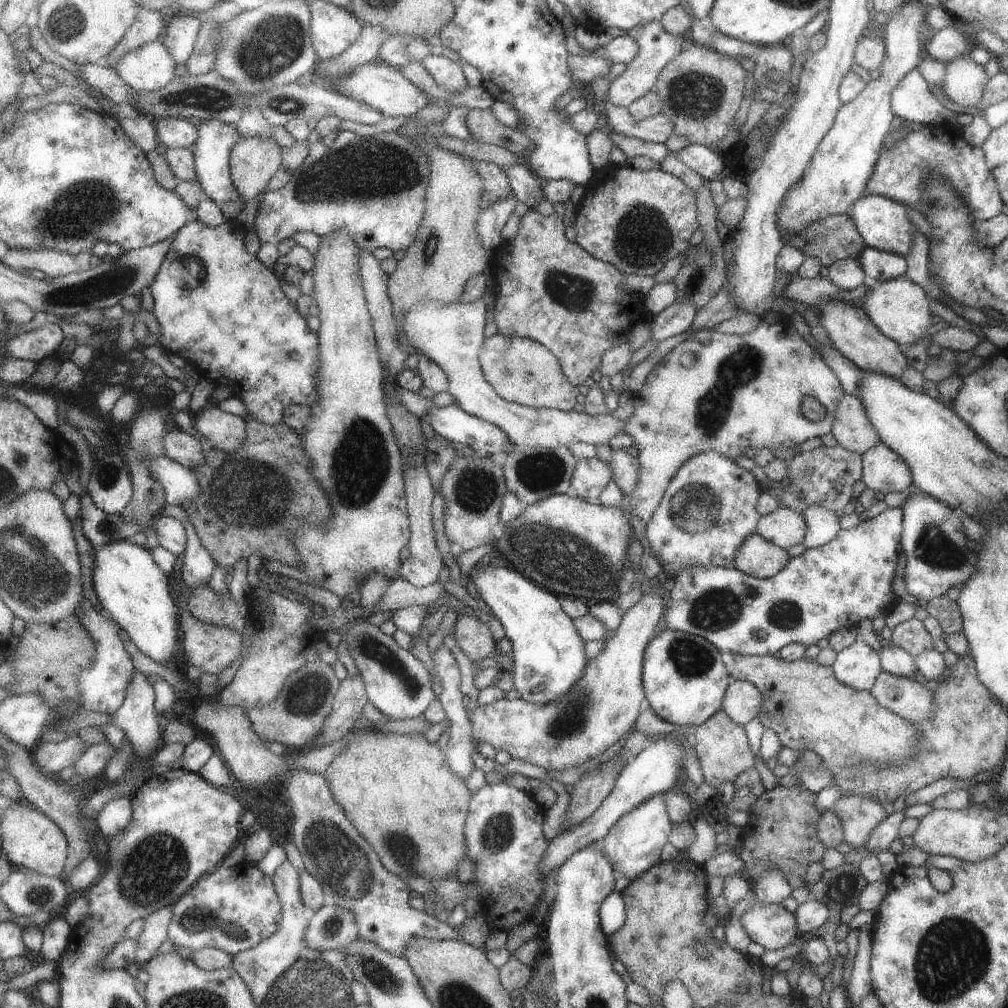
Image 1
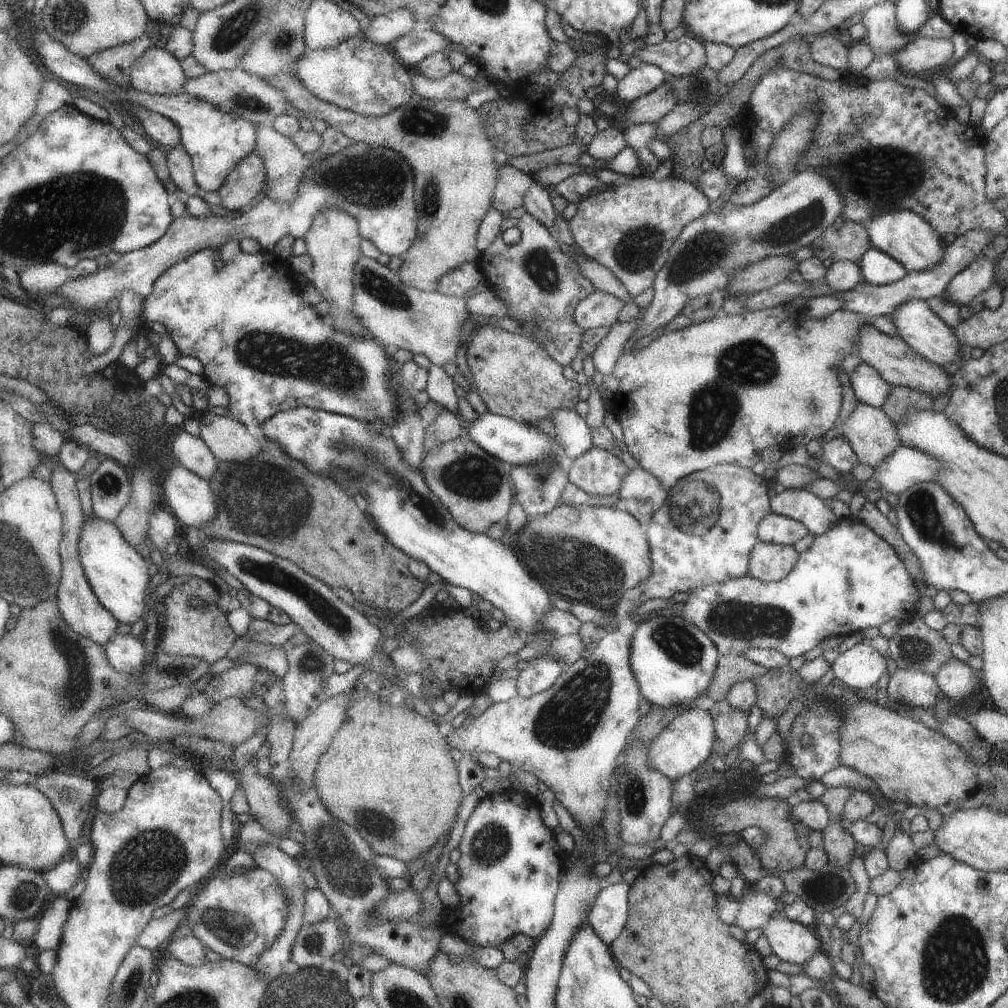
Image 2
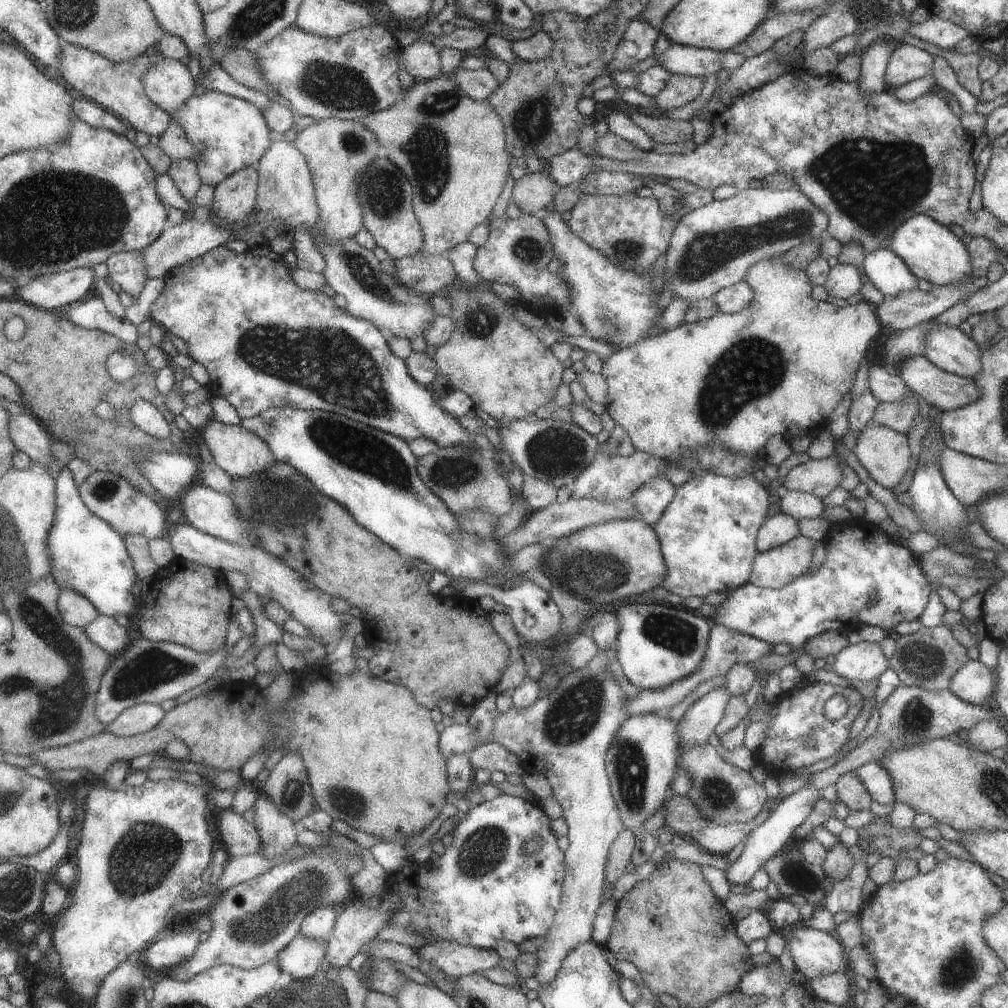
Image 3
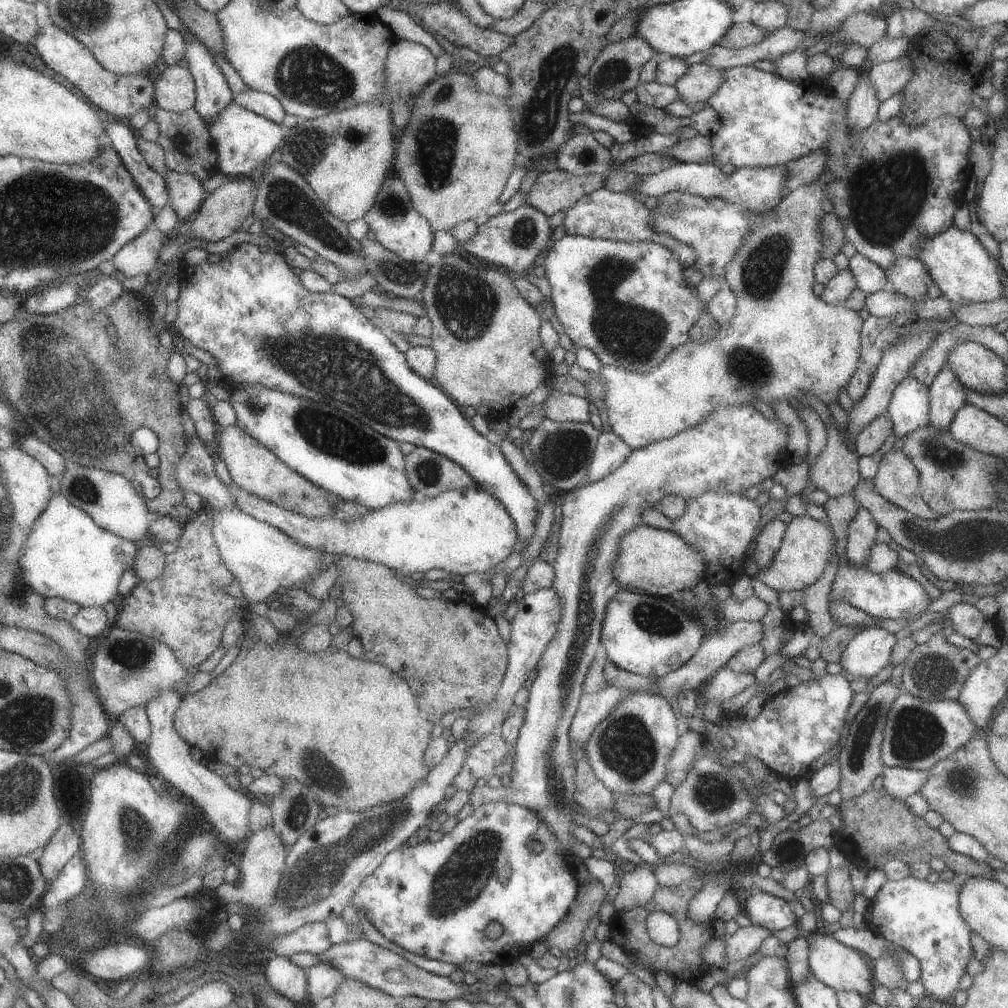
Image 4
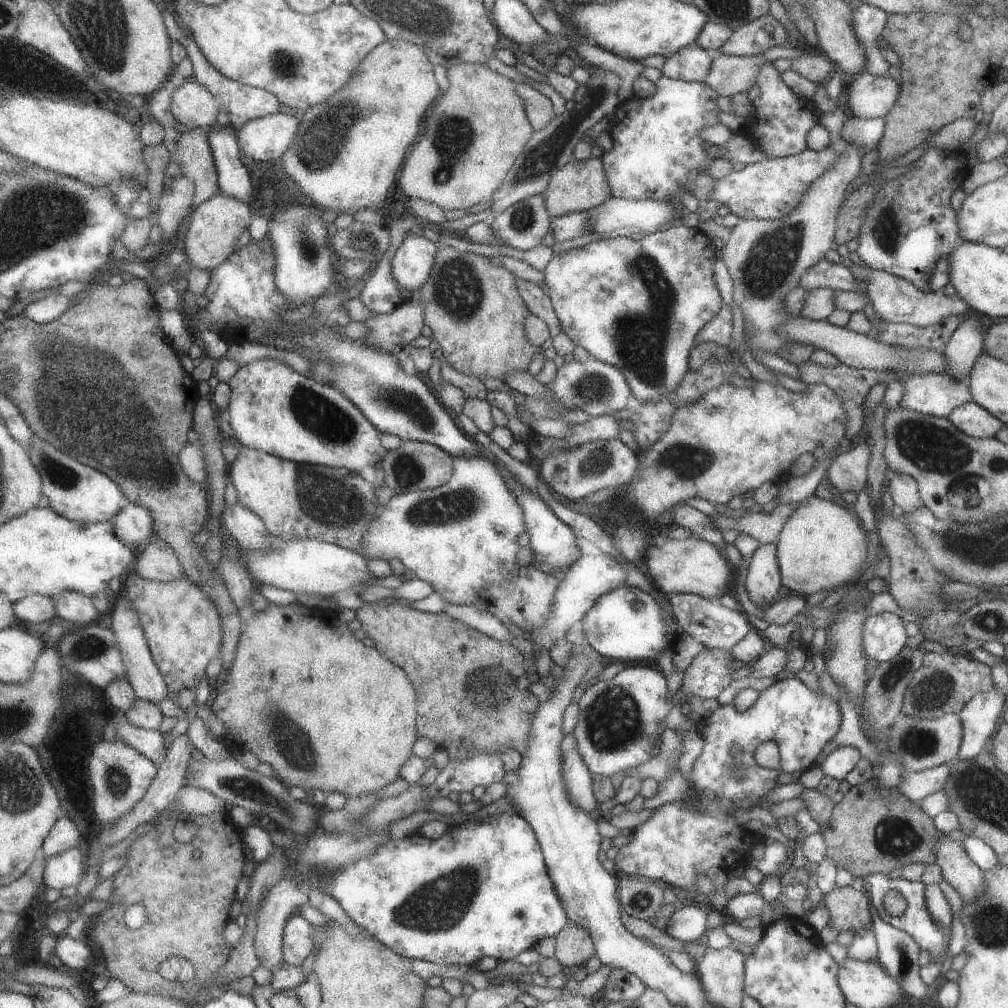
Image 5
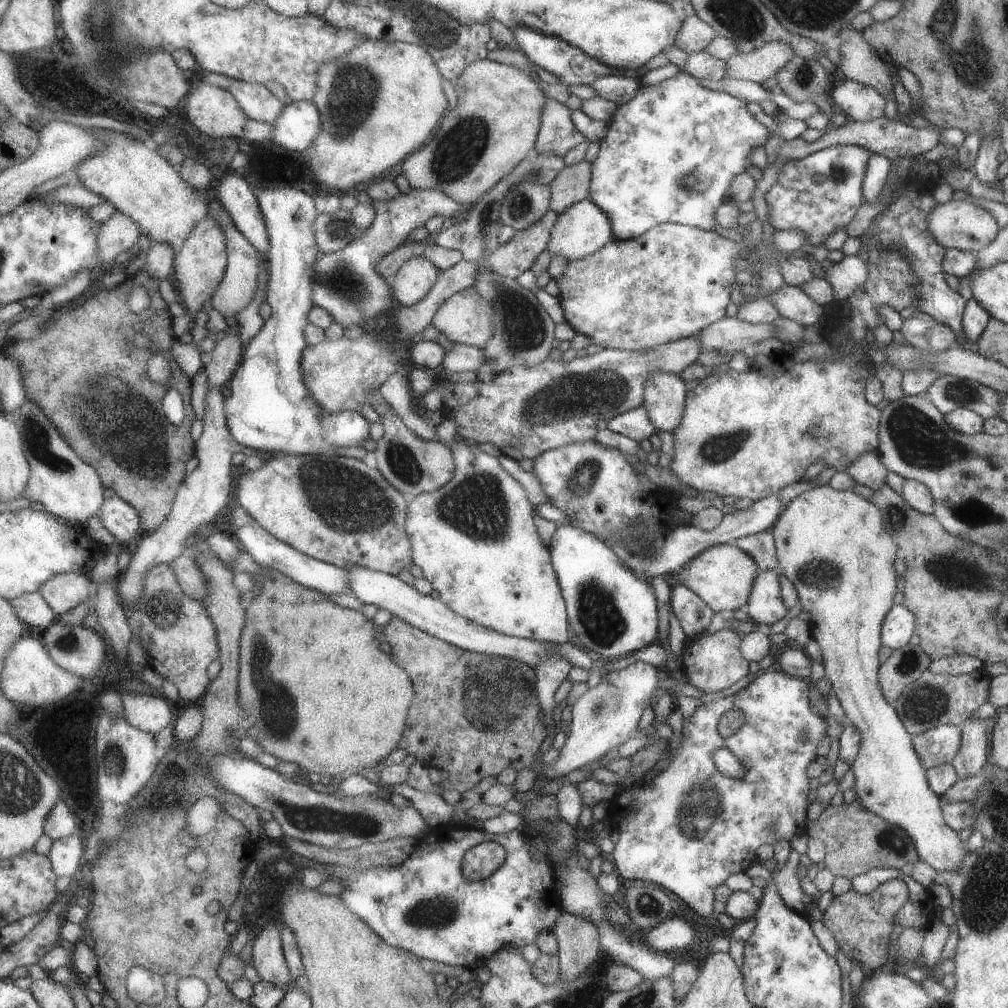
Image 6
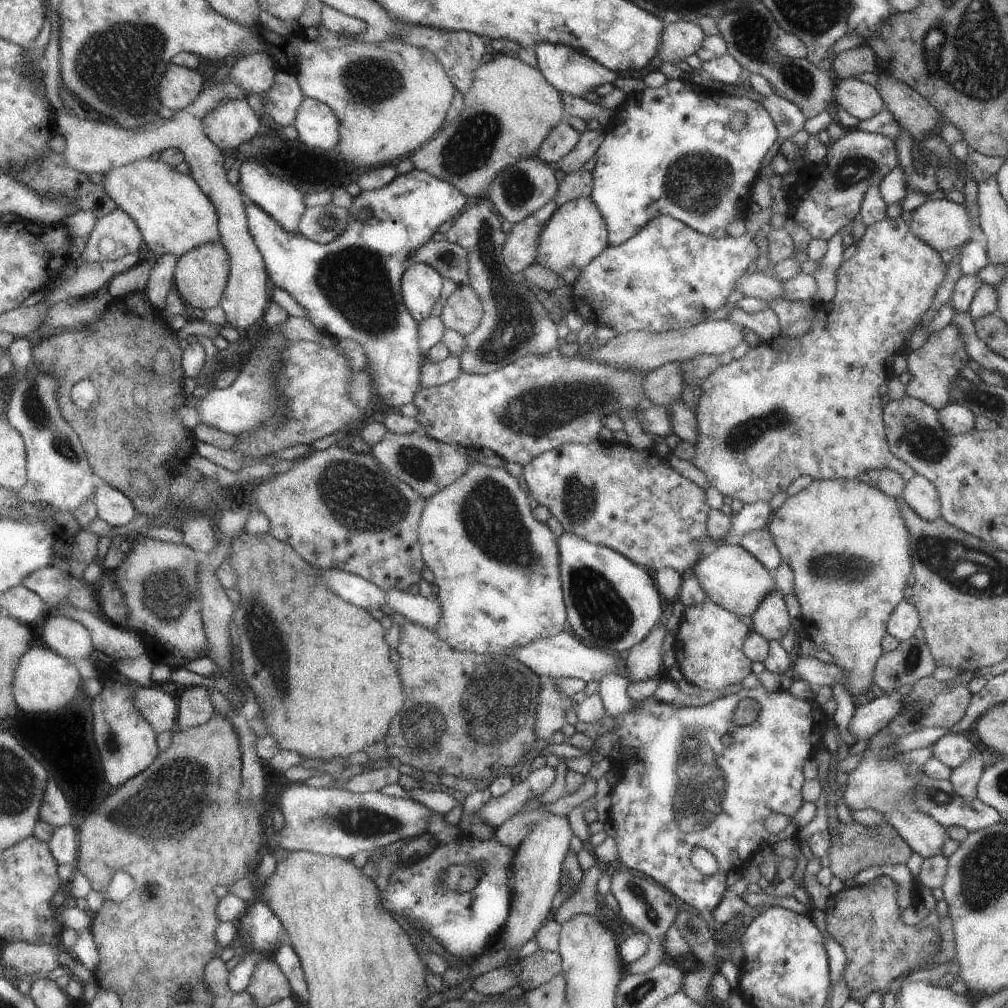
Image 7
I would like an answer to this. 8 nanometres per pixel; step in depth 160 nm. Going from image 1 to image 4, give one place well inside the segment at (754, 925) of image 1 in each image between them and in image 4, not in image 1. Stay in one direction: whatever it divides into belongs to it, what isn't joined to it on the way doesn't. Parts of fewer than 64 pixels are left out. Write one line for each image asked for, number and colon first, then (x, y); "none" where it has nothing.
2: (791, 942)
3: (813, 952)
4: (843, 969)

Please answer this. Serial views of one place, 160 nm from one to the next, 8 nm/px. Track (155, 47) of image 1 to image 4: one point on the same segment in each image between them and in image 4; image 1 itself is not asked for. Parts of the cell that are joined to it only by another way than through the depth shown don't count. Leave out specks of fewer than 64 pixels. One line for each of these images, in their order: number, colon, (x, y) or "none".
2: (158, 71)
3: (168, 83)
4: (175, 90)

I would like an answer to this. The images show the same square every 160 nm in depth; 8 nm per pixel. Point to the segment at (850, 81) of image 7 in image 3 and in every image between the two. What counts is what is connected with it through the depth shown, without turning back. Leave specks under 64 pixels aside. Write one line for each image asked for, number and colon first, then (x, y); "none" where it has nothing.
3: (905, 63)
4: (886, 78)
5: (868, 96)
6: (861, 103)

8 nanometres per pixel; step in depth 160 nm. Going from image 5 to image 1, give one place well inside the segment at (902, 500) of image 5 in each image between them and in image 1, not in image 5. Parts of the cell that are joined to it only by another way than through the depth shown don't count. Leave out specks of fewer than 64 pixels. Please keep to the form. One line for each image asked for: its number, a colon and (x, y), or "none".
1: (849, 427)
2: (870, 433)
3: (884, 454)
4: (896, 479)

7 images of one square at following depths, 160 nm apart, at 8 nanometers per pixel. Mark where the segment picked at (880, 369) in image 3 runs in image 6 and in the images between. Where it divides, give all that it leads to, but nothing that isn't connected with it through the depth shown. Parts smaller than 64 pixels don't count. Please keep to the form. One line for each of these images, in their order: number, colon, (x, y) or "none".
4: (908, 407)
5: (933, 394)
6: (946, 393)

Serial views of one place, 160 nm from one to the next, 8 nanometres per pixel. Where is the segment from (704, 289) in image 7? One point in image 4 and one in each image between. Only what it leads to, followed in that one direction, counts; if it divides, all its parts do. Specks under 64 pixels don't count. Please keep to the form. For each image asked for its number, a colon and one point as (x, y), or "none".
4: (627, 300)
5: (639, 305)
6: (635, 294)

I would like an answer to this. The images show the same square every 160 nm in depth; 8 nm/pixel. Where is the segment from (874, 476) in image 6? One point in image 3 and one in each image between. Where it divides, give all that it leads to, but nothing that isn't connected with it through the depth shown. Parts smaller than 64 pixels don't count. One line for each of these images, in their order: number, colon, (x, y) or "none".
3: (818, 477)
4: (835, 471)
5: (847, 472)

